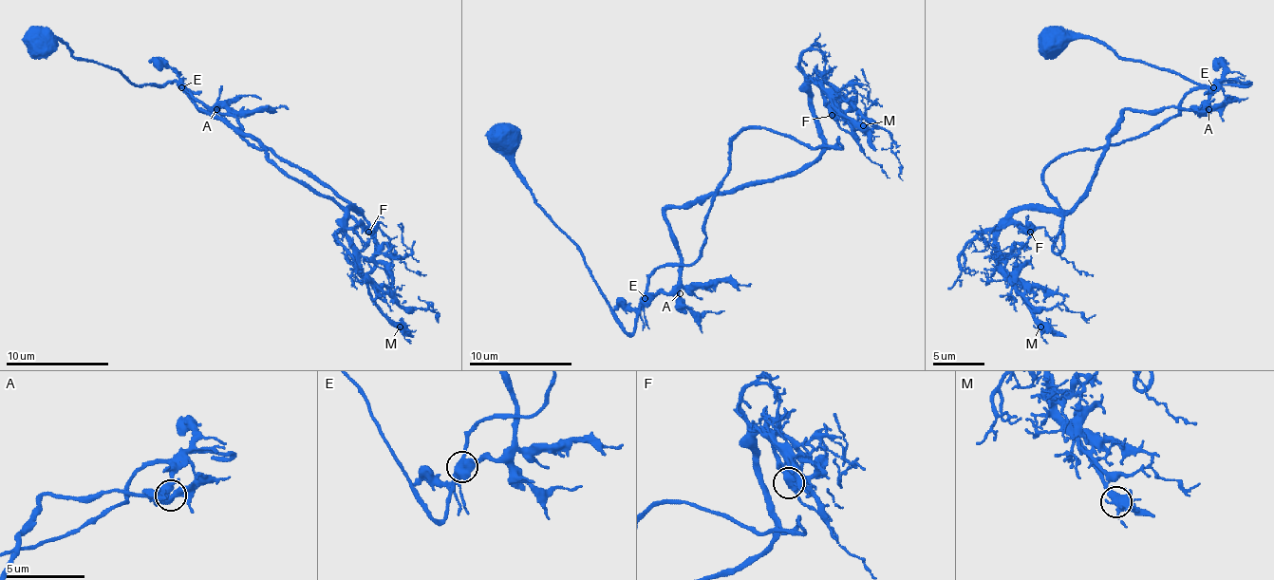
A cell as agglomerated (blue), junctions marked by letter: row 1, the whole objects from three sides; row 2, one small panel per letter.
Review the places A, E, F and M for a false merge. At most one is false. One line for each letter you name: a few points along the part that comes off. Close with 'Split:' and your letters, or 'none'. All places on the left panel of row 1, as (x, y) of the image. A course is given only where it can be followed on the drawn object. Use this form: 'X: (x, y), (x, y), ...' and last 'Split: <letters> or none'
Split: none

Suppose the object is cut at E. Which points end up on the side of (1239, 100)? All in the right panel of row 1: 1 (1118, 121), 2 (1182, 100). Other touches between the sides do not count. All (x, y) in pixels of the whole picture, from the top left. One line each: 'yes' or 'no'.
1: yes
2: no

